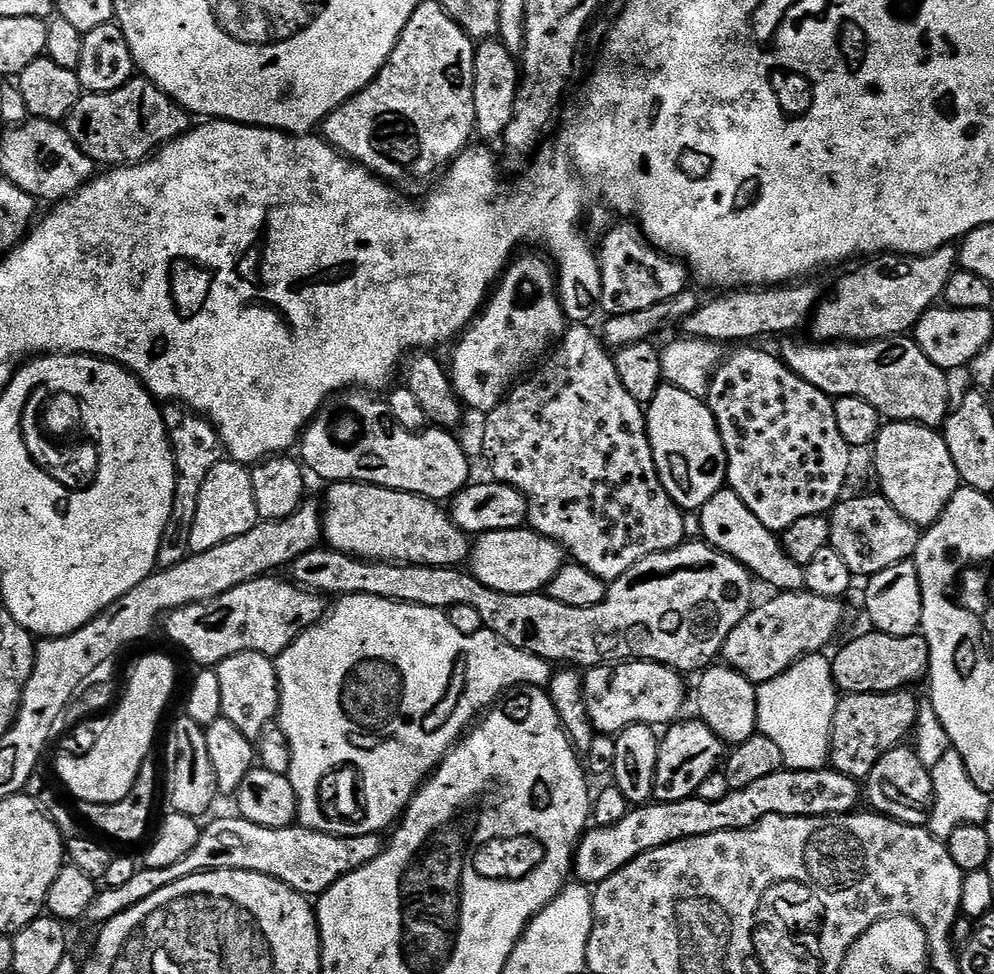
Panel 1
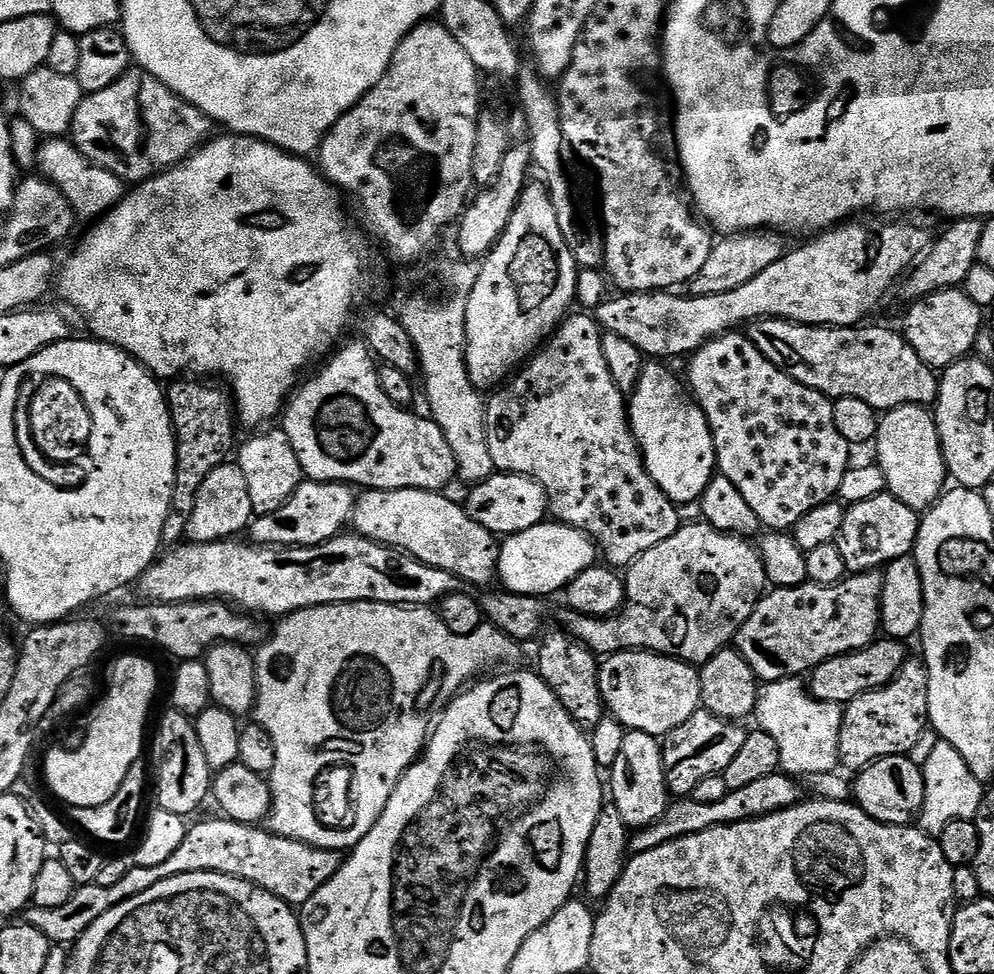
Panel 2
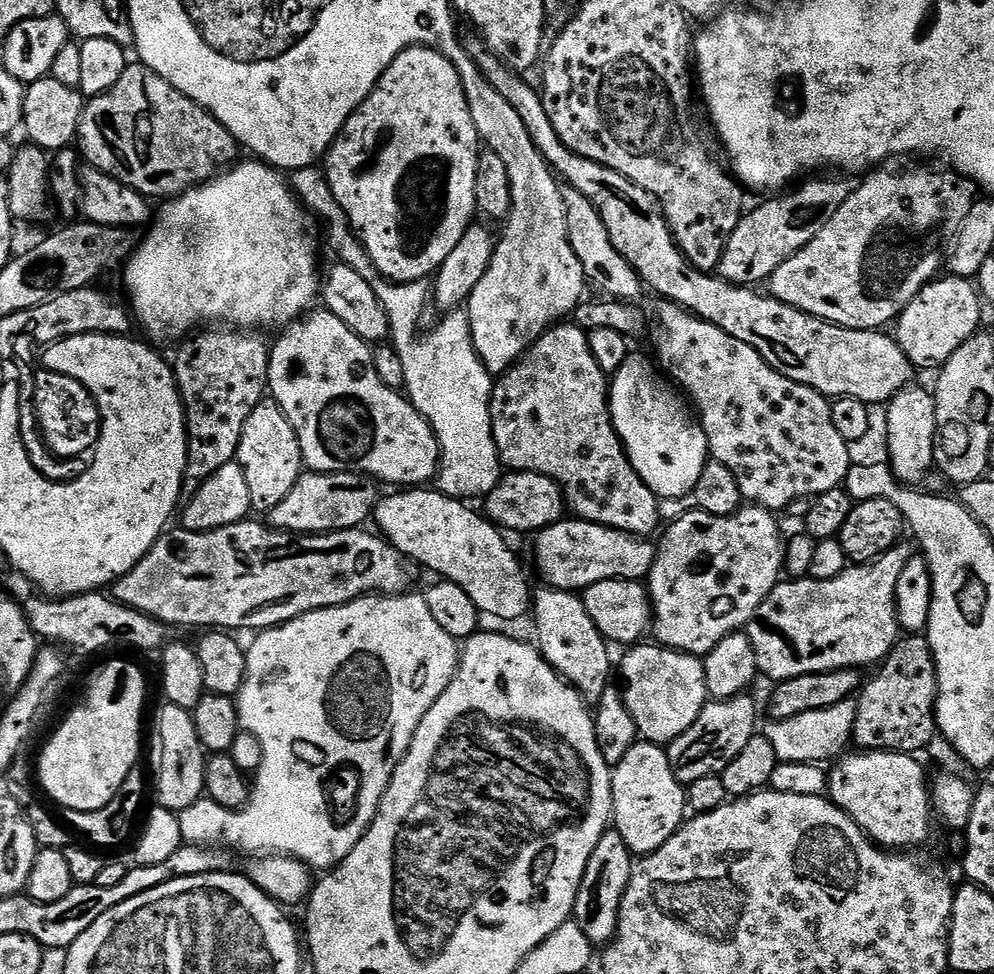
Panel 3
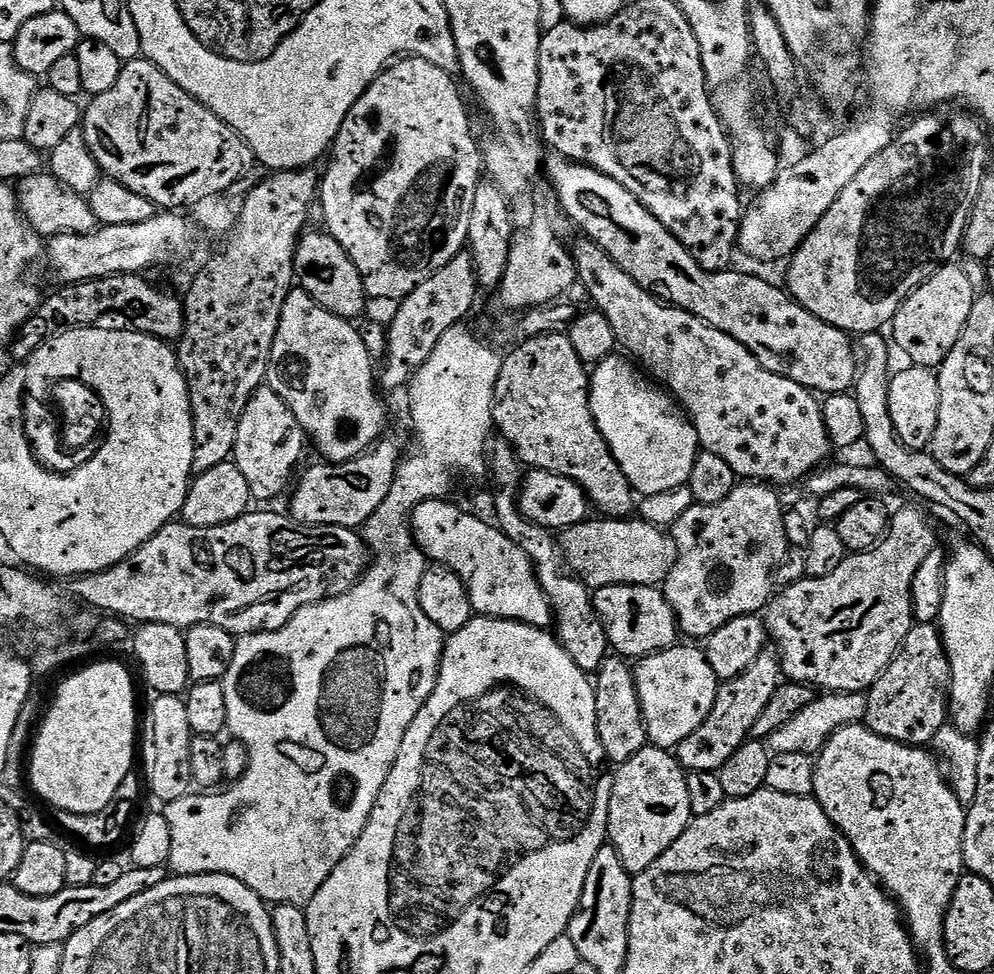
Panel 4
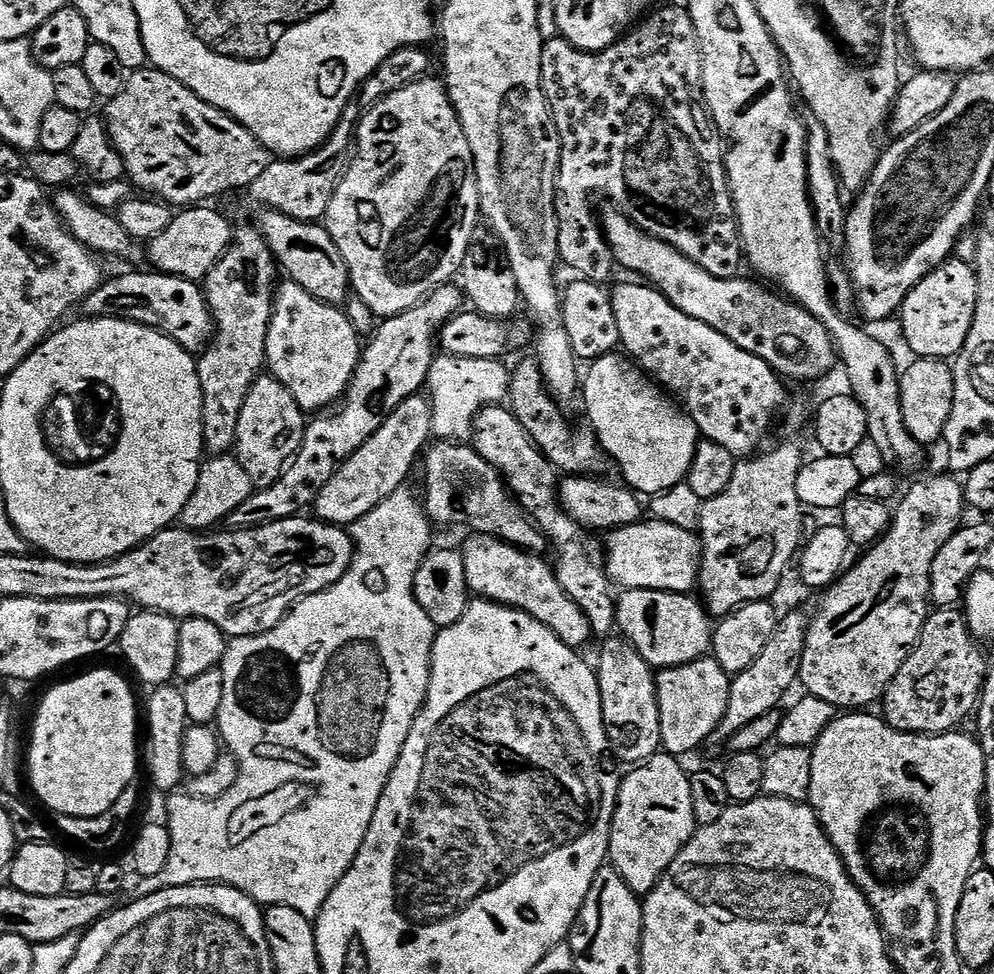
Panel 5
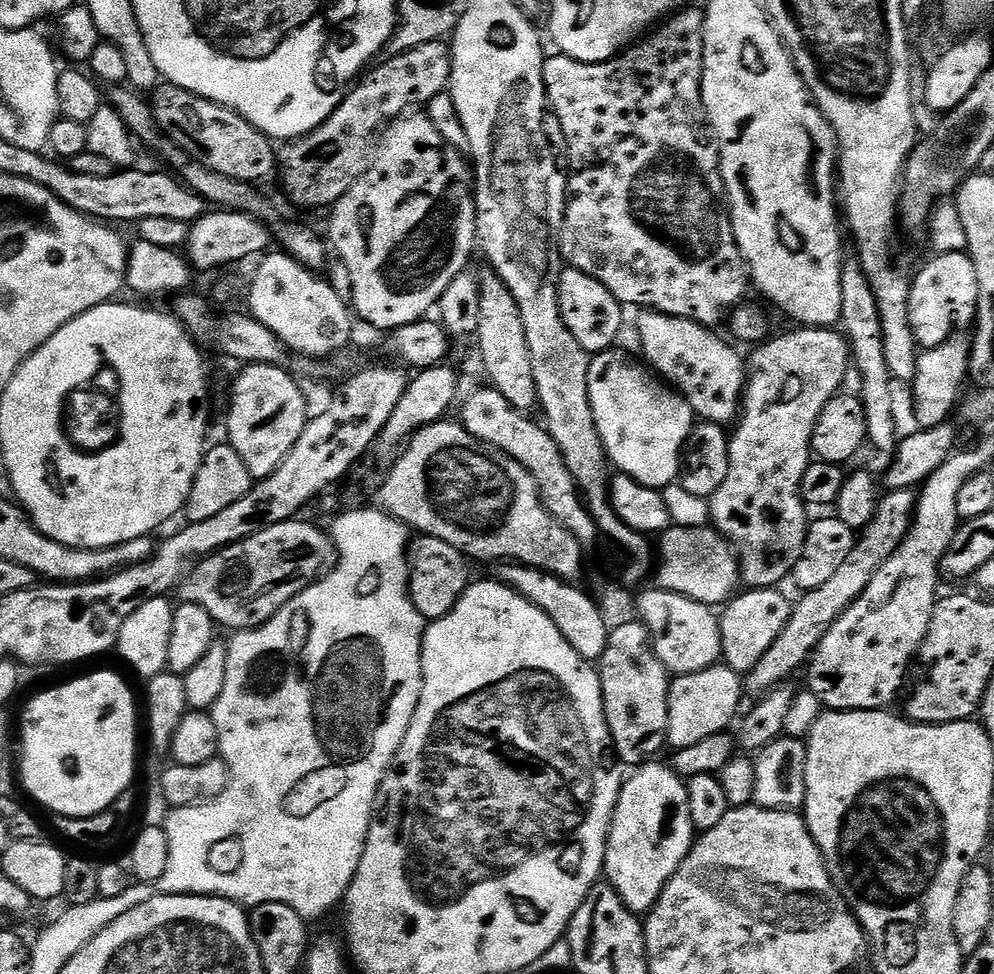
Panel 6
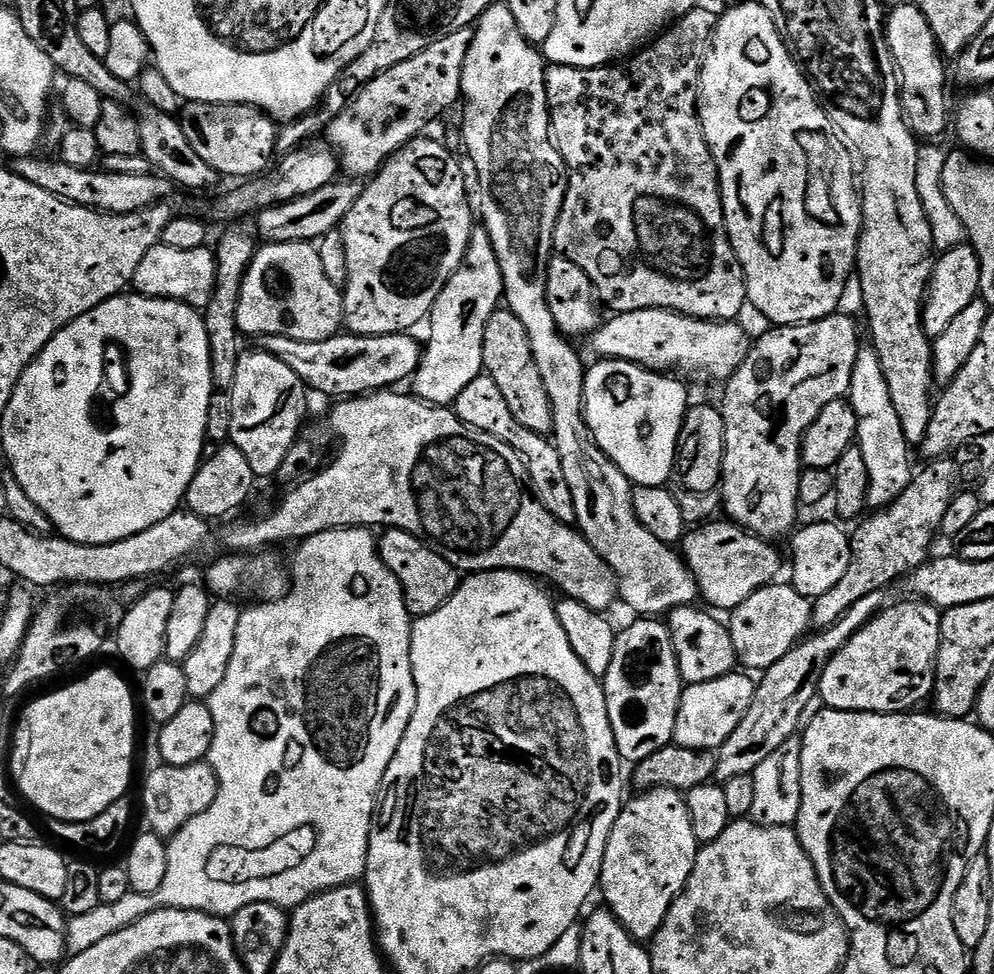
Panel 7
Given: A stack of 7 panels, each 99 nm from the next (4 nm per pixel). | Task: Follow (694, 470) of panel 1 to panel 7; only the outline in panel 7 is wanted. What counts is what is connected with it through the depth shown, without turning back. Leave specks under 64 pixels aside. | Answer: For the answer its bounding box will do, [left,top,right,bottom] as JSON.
[584,358,690,488]

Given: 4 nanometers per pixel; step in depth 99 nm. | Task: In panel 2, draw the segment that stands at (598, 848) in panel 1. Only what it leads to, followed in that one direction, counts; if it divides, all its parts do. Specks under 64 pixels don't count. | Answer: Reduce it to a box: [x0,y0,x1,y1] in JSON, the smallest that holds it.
[630,771,806,853]

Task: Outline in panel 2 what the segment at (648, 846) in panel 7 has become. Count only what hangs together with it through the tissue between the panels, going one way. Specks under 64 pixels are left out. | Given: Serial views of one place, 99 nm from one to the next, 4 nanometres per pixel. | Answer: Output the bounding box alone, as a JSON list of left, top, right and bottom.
[610,731,670,830]

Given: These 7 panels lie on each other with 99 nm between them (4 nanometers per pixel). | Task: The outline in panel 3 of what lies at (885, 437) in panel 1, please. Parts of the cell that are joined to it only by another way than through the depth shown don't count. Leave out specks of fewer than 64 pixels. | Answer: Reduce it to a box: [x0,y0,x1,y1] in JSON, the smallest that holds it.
[886,386,938,486]

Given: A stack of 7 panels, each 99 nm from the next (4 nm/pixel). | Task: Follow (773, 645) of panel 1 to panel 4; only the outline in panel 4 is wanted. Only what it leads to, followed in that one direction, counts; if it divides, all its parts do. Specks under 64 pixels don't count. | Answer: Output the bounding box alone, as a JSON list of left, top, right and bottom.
[766,508,937,694]

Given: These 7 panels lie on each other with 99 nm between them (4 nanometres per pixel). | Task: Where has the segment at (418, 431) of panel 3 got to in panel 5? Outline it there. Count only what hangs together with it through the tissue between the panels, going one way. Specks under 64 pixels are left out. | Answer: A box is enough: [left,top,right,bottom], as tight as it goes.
[266,279,361,413]

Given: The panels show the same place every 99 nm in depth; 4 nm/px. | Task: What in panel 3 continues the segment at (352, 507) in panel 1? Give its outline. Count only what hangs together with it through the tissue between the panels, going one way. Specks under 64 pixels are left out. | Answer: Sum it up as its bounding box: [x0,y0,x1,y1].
[375,486,533,620]

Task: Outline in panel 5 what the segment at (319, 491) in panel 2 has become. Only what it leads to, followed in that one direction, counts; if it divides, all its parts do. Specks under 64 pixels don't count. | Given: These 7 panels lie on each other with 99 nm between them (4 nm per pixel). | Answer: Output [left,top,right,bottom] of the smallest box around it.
[314,394,432,526]

